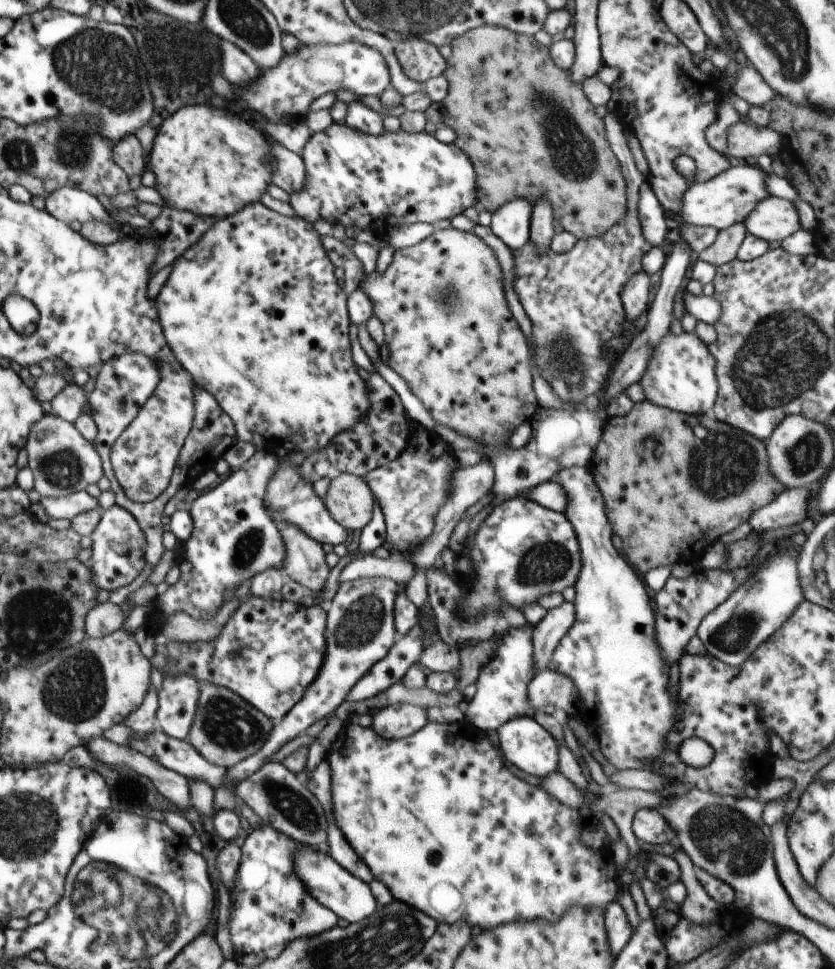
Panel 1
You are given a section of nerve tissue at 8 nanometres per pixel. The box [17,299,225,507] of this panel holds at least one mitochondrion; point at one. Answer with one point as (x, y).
(63, 469)

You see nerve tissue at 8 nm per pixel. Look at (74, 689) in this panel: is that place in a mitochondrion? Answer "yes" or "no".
yes

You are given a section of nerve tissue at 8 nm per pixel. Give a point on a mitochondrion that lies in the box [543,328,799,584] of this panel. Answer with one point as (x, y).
(721, 466)

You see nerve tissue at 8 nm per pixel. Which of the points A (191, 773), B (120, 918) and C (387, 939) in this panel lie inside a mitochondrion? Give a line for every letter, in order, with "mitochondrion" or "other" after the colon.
A: other
B: mitochondrion
C: mitochondrion

